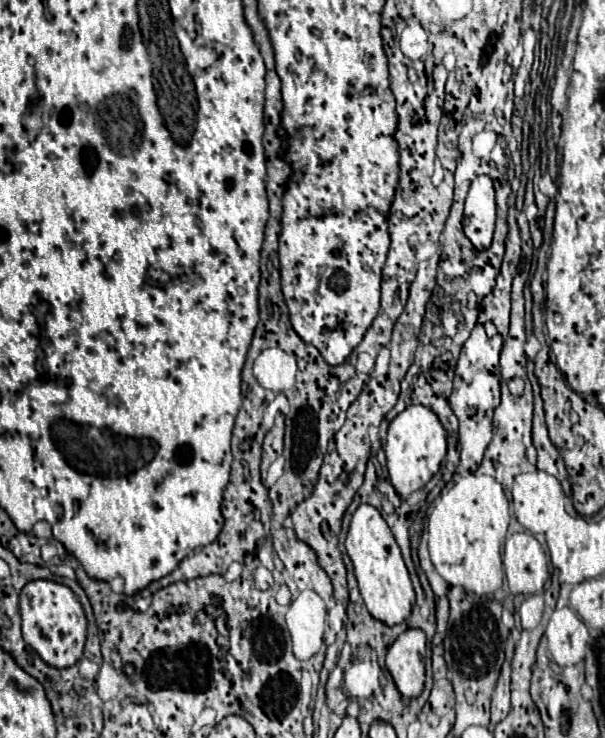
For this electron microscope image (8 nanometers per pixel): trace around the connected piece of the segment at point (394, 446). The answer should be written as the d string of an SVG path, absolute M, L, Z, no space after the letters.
M412 404L390 422L384 450L388 458L390 482L402 498L408 498L440 470L440 462L446 456L446 430L428 406Z

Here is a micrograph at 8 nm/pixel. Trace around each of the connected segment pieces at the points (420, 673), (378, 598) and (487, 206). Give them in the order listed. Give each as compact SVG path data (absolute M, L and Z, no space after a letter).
M408 628L388 648L386 668L404 698L414 698L424 688L424 654L426 634L420 628Z
M360 504L350 520L350 530L348 530L344 544L346 544L348 556L354 564L358 588L366 602L368 612L376 620L380 620L388 626L404 622L412 610L414 588L412 588L406 564L402 560L400 548L390 532L386 520L382 518L382 514L370 504Z
M478 176L466 196L464 206L464 234L472 240L476 250L484 250L492 242L496 224L496 192L490 176Z

